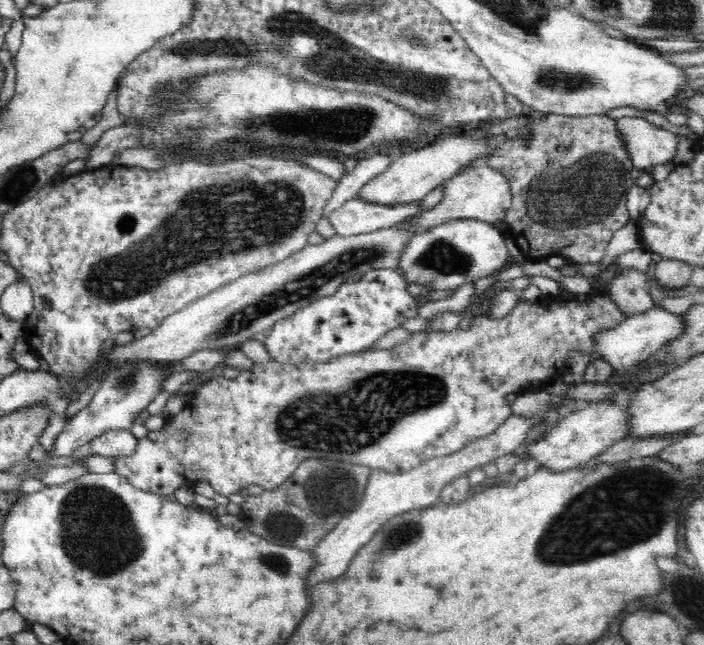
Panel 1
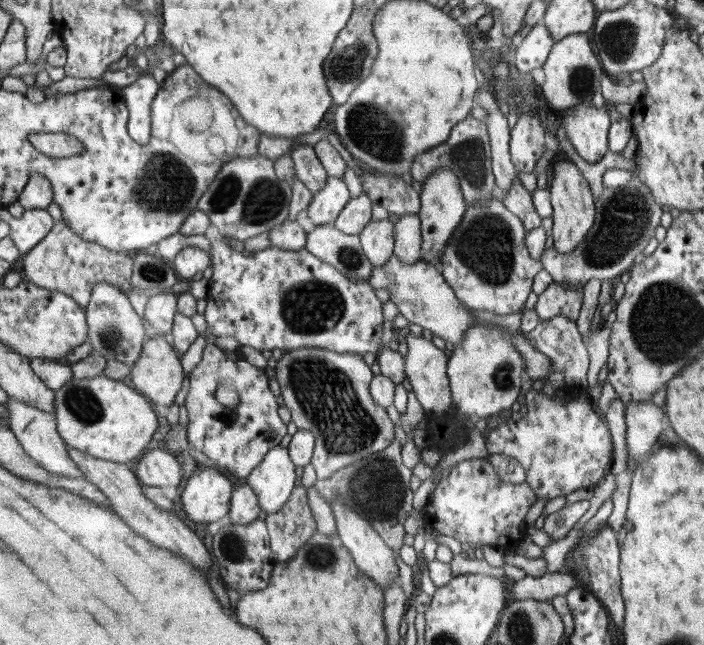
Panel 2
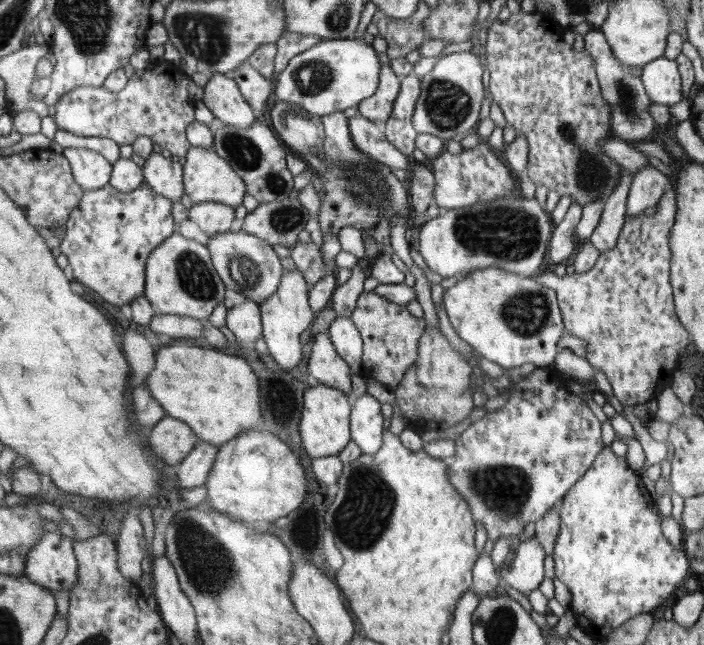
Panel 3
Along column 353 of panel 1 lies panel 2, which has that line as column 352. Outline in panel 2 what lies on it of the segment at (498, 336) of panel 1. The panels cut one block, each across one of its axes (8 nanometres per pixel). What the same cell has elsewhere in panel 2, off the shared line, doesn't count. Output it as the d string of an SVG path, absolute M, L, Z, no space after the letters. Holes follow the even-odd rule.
M302 348L302 350L292 350L292 352L285 352L282 355L282 358L278 360L276 363L271 364L272 366L276 366L276 370L272 370L281 390L281 399L284 401L285 406L291 412L291 421L294 422L297 426L297 430L304 430L311 432L314 436L315 446L313 451L313 456L311 457L311 464L316 471L316 475L318 476L318 481L322 479L330 479L342 468L348 467L350 464L356 463L361 459L365 459L369 455L372 455L376 452L384 451L387 447L391 445L391 442L394 441L394 422L388 418L388 414L386 414L386 410L382 405L375 402L373 396L370 396L371 384L370 380L372 380L372 372L370 372L370 368L366 366L366 362L364 362L364 357L354 353L339 353L330 351L328 349L318 349L316 348Z

